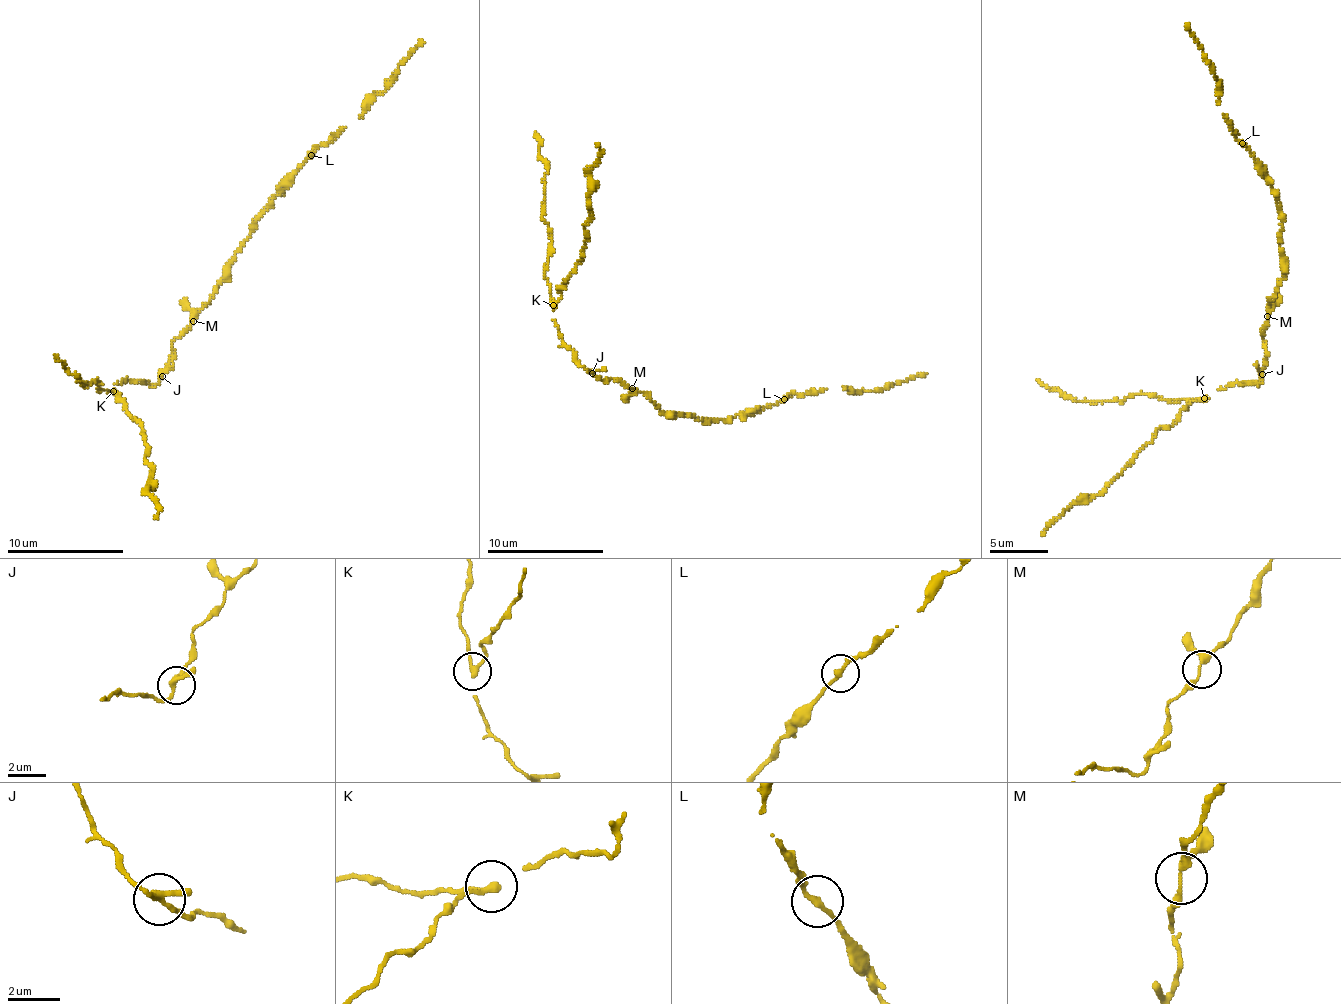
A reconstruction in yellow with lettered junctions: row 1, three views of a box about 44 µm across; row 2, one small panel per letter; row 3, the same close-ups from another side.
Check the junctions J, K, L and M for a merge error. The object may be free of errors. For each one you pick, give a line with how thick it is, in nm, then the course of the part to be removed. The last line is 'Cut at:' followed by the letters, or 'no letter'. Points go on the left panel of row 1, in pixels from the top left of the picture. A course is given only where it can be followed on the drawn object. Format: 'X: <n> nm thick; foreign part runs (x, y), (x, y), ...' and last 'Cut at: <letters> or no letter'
K: 180 nm thick; foreign part runs (114, 391), (99, 389), (95, 380), (84, 385), (54, 355)
Cut at: K

